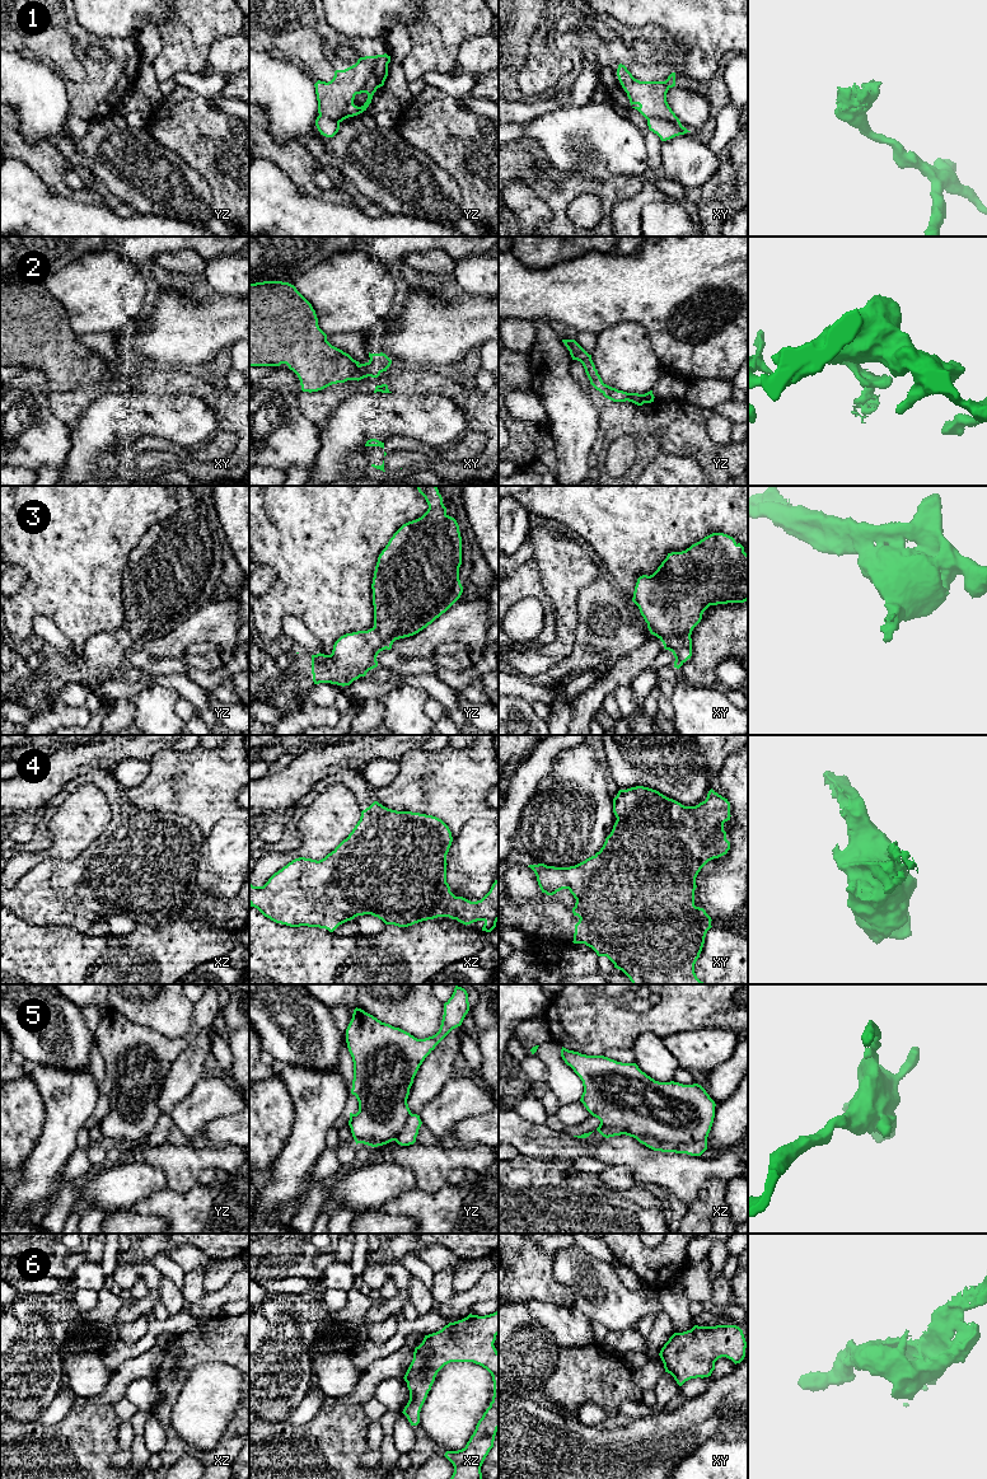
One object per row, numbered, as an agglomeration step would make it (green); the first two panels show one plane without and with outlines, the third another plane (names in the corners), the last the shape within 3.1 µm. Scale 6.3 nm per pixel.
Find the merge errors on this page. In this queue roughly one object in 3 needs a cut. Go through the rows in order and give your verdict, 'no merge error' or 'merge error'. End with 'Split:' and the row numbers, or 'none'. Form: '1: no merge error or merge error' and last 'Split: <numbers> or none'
1: merge error
2: no merge error
3: no merge error
4: no merge error
5: merge error
6: no merge error
Split: 1, 5

